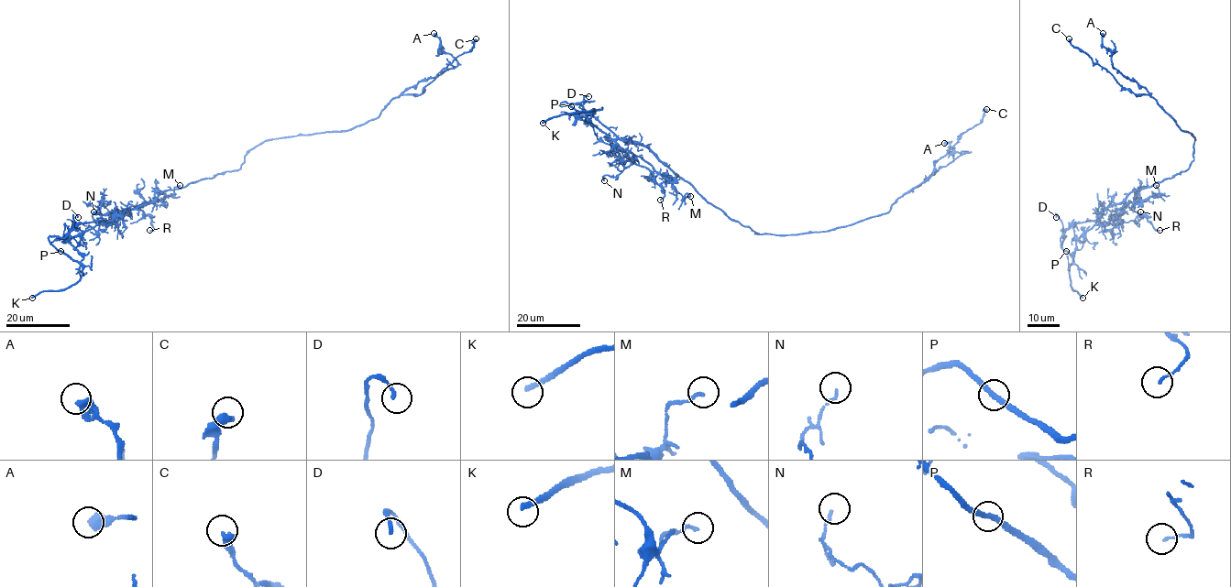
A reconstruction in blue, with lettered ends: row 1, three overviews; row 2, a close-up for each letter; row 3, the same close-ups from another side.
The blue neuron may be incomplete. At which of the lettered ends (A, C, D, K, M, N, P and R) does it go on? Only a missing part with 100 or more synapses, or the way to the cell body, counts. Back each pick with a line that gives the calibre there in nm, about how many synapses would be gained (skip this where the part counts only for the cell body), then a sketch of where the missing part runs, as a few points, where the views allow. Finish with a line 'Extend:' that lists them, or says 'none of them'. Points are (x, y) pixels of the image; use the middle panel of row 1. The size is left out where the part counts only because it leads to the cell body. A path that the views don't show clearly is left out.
K: 260 nm
Extend: K

